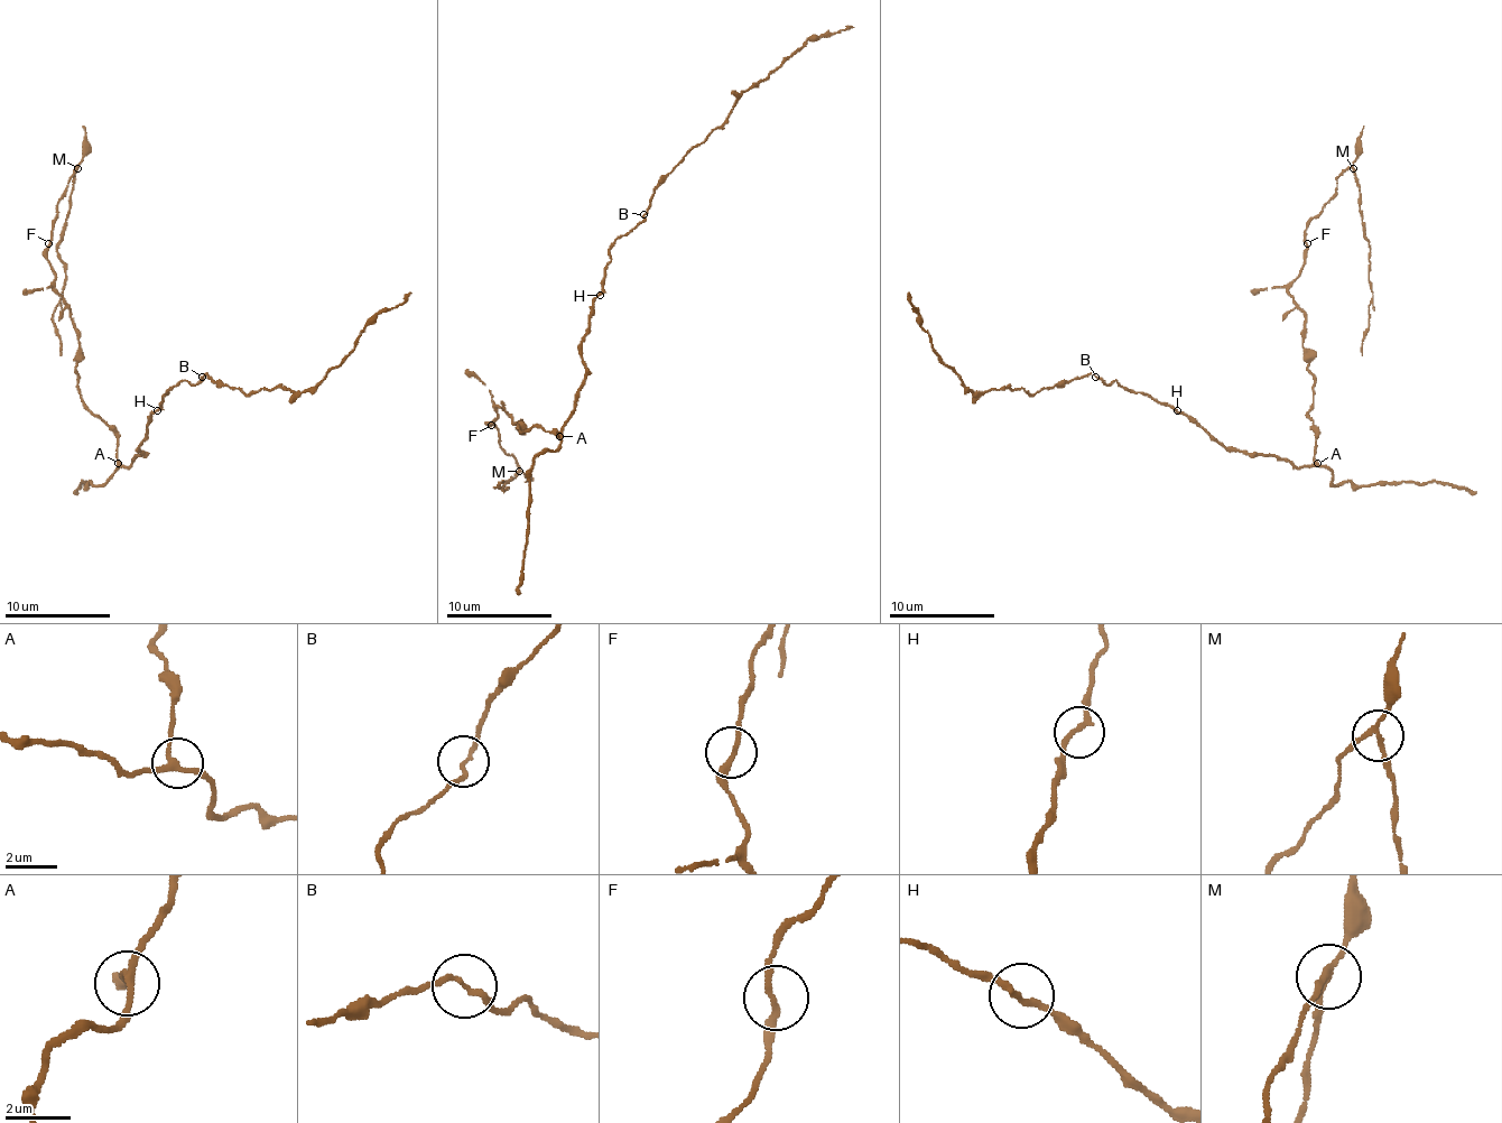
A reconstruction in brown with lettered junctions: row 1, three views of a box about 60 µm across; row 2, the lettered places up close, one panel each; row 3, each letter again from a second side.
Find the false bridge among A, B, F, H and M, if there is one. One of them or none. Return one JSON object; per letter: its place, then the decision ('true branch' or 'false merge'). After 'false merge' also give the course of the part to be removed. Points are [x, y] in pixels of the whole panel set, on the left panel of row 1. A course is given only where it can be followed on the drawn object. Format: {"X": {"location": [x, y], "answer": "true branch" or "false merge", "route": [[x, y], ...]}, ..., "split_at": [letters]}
{"A": {"location": [118, 463], "answer": "true branch"}, "B": {"location": [202, 377], "answer": "true branch"}, "F": {"location": [48, 243], "answer": "true branch"}, "H": {"location": [157, 410], "answer": "true branch"}, "M": {"location": [77, 168], "answer": "false merge", "route": [[77, 169], [65, 235], [56, 249], [65, 265], [65, 282], [52, 323], [62, 354]]}, "split_at": ["M"]}

